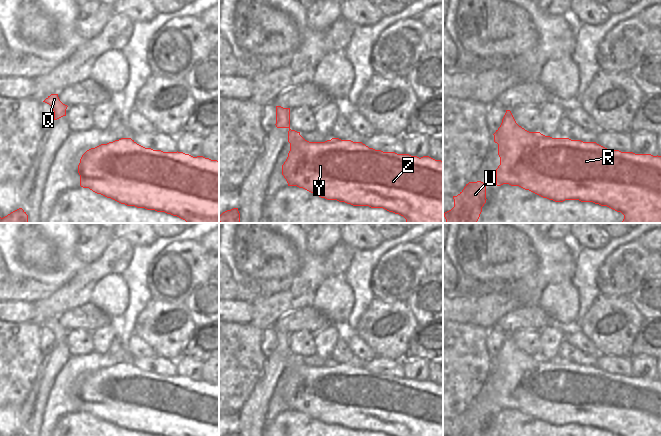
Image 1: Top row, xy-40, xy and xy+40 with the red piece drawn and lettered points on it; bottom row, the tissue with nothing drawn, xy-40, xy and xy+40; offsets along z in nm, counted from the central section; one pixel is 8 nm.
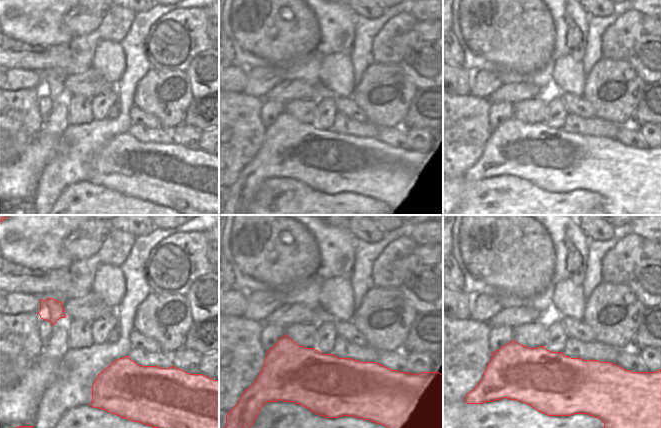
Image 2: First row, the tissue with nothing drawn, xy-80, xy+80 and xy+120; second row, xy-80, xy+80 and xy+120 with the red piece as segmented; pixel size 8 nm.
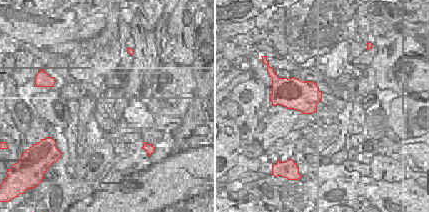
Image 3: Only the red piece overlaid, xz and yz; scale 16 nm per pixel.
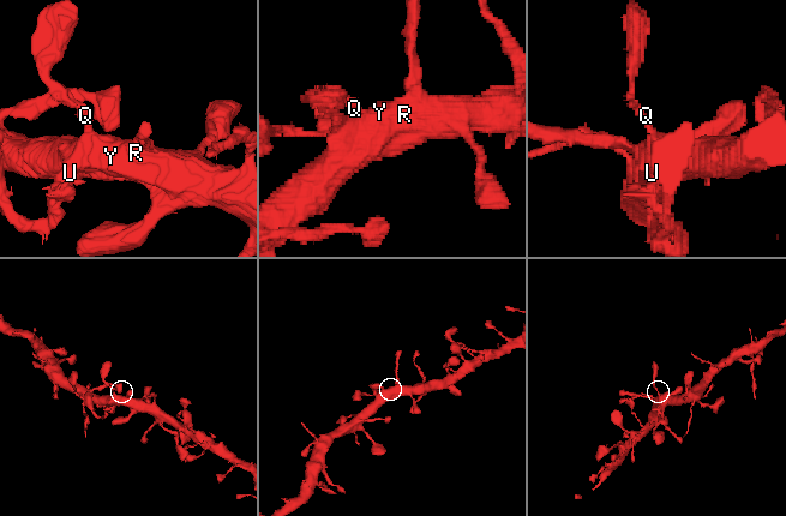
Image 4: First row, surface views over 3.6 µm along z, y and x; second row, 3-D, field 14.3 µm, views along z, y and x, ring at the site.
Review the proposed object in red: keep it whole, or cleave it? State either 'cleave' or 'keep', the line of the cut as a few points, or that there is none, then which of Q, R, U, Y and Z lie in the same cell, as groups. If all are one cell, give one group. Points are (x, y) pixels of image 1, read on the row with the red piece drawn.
keep | no cut | Q R U Y Z

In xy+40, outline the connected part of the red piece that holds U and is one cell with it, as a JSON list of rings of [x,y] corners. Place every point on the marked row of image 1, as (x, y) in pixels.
[[[481,181],[469,182],[453,199],[454,207],[444,213],[446,223],[477,223],[487,200],[486,185]]]

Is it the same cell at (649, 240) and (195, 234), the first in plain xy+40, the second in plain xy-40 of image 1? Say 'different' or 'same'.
different

